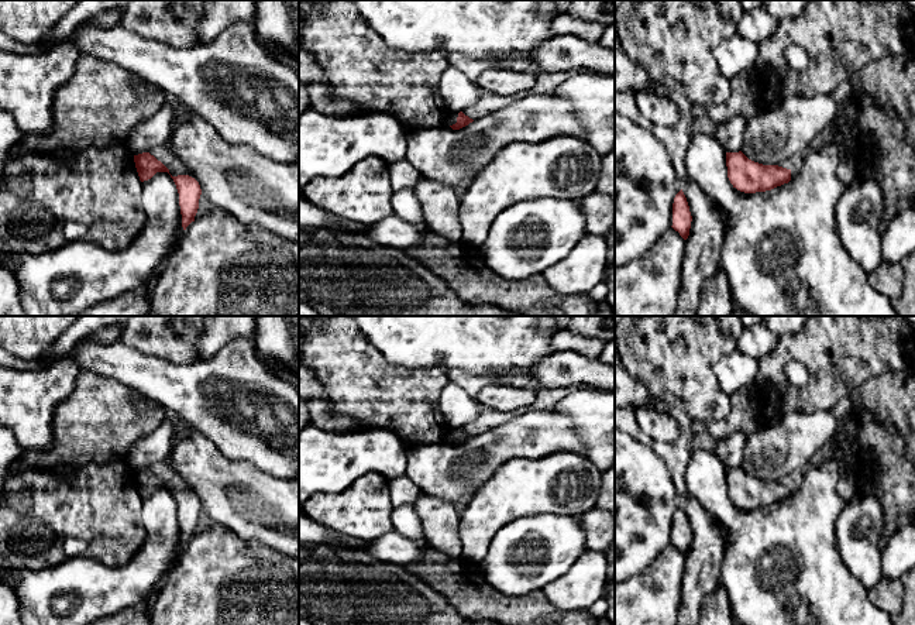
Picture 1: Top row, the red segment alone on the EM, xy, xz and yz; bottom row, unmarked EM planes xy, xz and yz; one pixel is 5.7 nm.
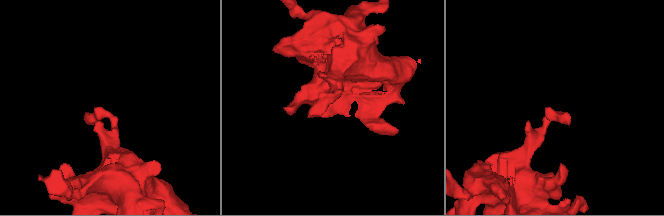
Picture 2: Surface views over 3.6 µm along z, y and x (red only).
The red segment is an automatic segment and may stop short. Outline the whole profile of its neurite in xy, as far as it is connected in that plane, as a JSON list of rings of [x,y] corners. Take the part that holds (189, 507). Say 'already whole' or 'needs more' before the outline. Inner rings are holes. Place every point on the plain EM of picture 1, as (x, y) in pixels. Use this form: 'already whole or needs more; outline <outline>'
already whole; outline [[[178,491],[172,492],[178,509],[179,509],[179,522],[180,522],[180,530],[182,530],[182,543],[186,546],[186,543],[195,538],[195,532],[199,525],[199,515],[202,511],[202,505],[199,498],[189,492],[189,491]]]

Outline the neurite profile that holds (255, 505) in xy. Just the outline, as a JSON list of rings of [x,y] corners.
[[[183,425],[178,427],[166,459],[214,523],[299,560],[299,480],[274,477],[252,463],[228,460],[203,433]]]

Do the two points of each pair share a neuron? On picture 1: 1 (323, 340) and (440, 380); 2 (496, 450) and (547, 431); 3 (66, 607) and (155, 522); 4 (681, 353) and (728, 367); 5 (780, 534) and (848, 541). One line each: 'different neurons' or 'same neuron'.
1: same neuron
2: same neuron
3: same neuron
4: different neurons
5: different neurons

